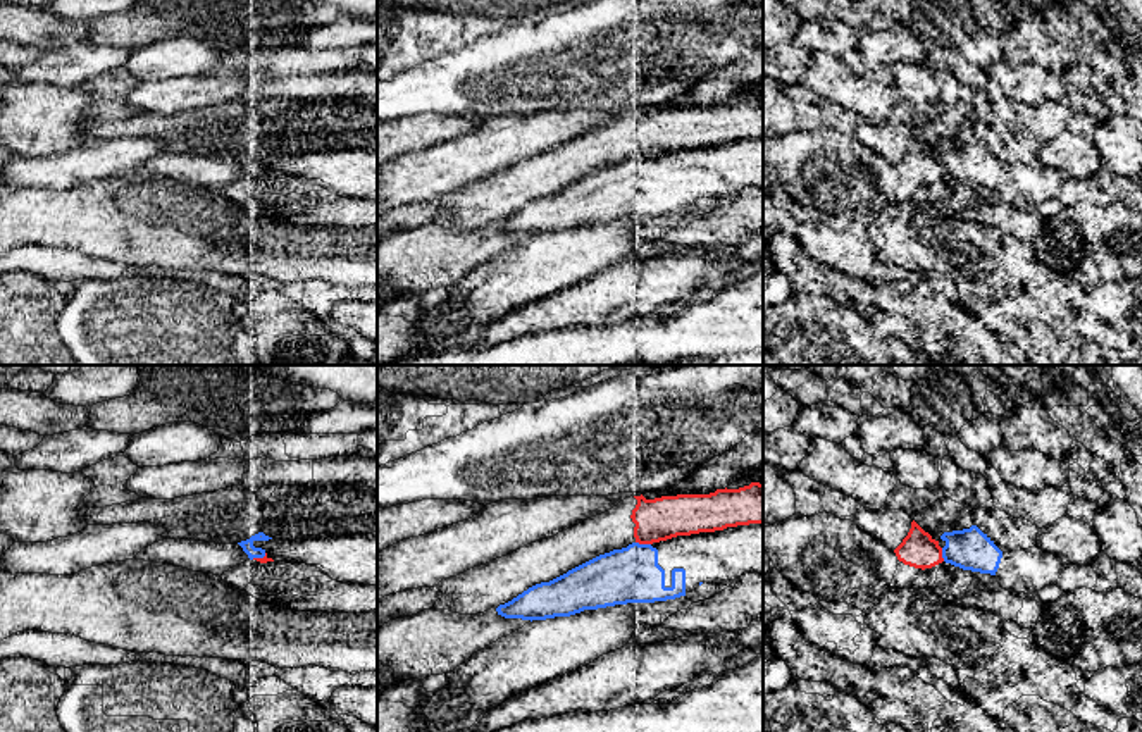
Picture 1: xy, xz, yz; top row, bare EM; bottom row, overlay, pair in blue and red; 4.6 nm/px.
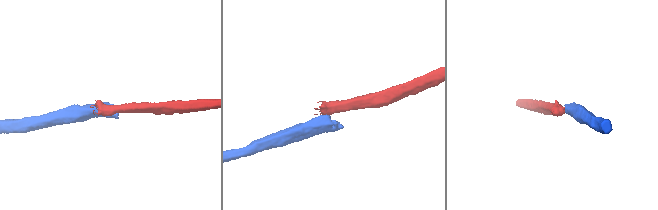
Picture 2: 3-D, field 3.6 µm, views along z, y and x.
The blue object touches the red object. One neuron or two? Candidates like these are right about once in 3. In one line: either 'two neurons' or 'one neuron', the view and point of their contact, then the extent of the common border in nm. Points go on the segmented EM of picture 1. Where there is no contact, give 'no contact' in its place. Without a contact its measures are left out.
two neurons | xz (643, 545) | 70 nm

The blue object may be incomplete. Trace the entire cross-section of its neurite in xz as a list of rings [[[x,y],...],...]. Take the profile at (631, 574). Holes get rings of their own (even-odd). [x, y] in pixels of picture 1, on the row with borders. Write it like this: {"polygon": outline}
{"polygon": [[[763,524],[677,536],[653,544],[632,543],[599,555],[567,574],[541,582],[496,608],[505,618],[546,620],[627,603],[655,603],[686,596],[703,582],[722,584],[746,574],[763,574]]]}

